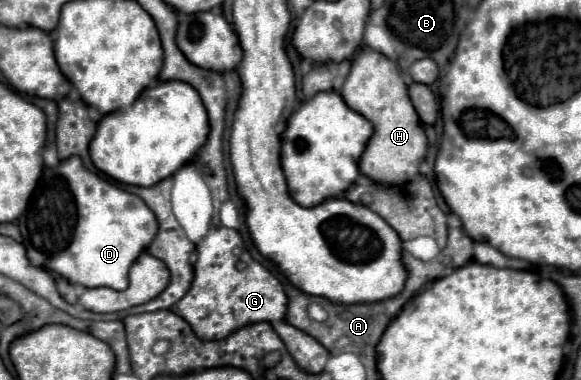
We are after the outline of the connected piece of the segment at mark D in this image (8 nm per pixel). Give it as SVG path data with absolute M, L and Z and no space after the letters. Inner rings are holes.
M78 156L66 158L56 168L46 168L42 172L40 182L30 198L28 210L24 212L20 222L24 230L26 256L30 258L32 266L56 272L72 284L86 288L106 286L112 290L126 290L130 266L150 246L154 234L158 232L158 222L152 210L142 202L142 198L118 188L98 174L88 172Z

